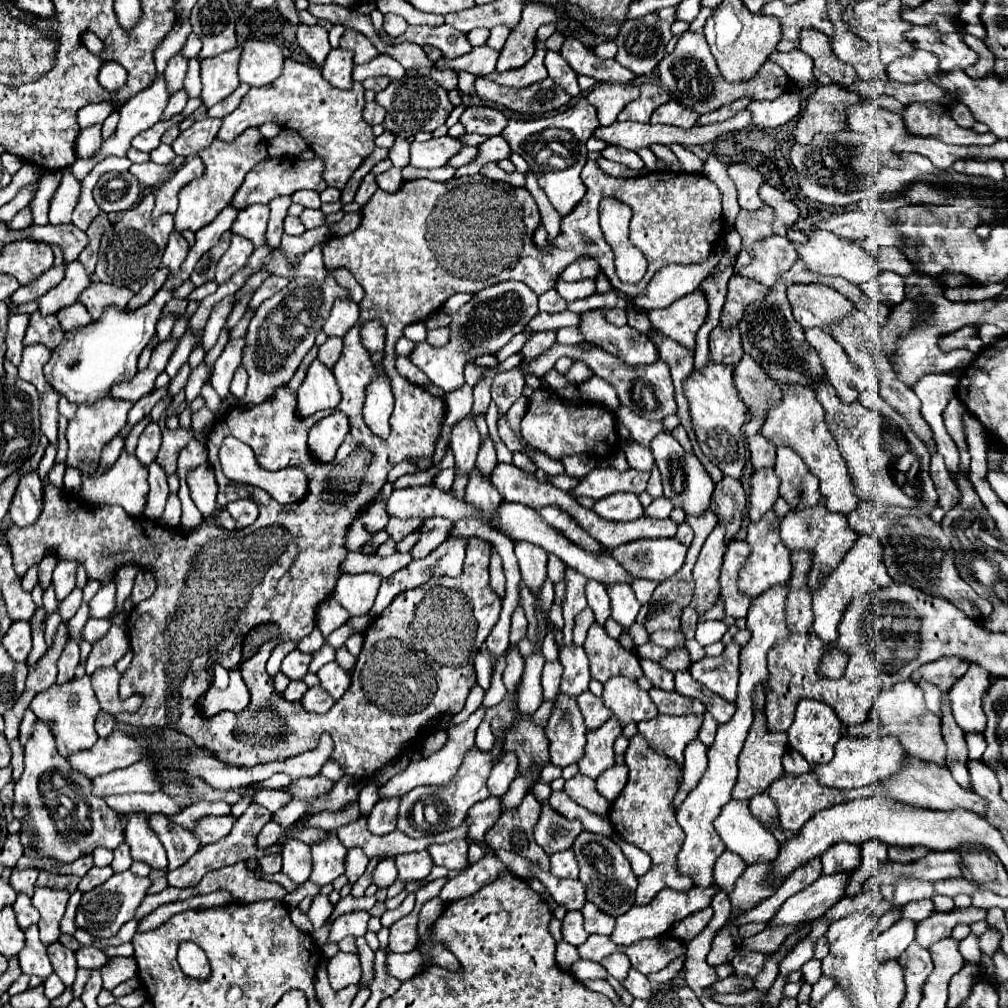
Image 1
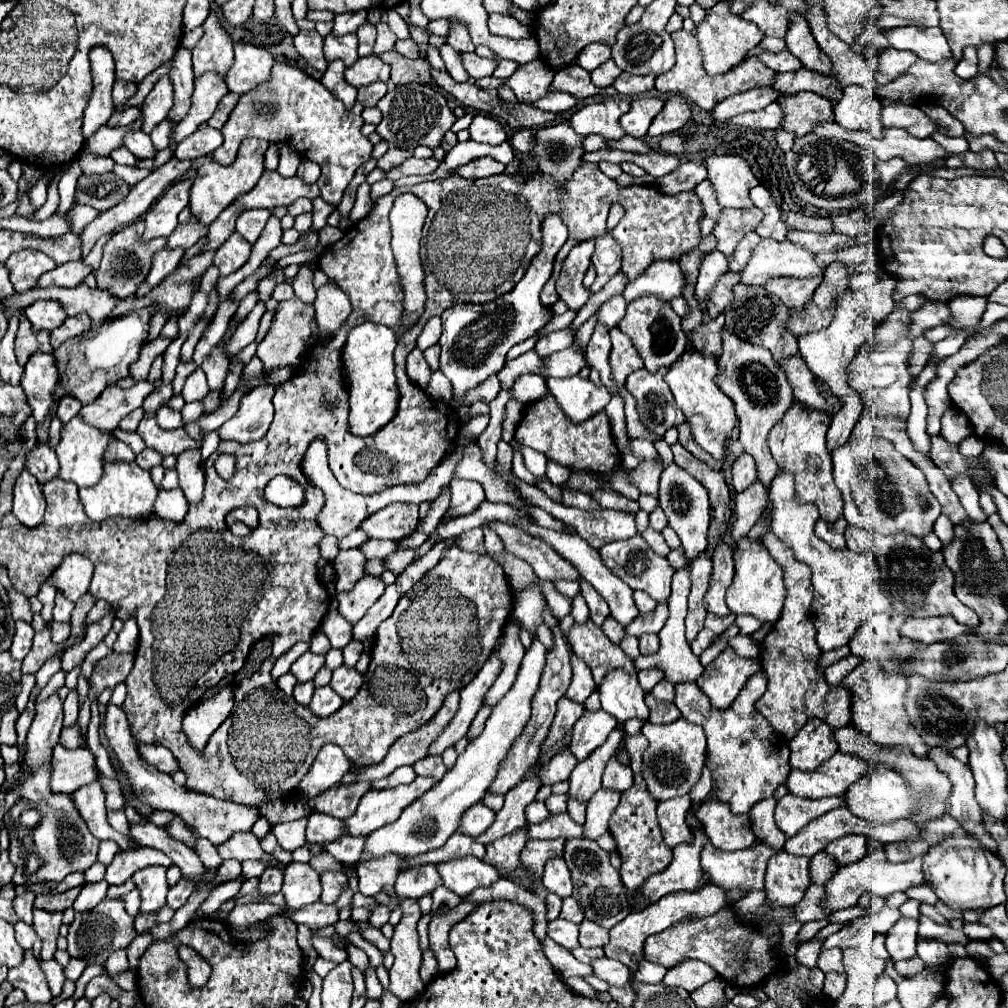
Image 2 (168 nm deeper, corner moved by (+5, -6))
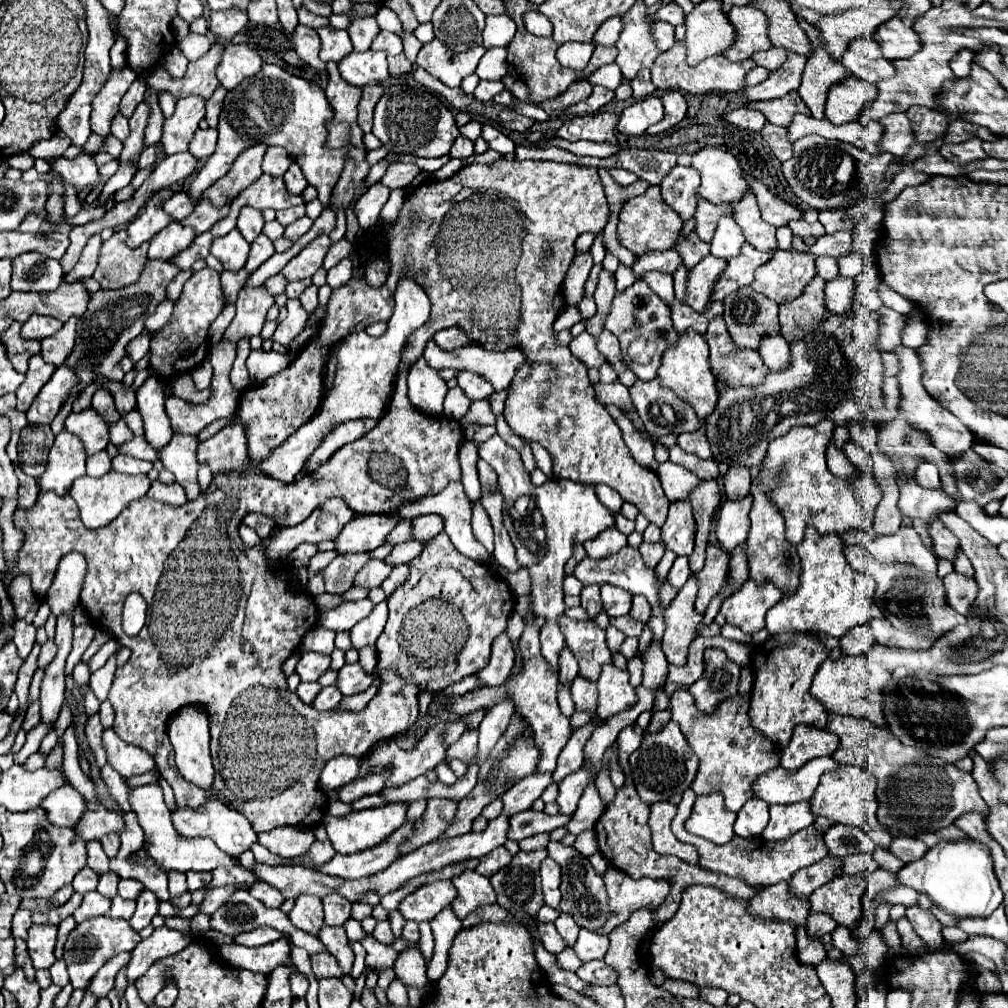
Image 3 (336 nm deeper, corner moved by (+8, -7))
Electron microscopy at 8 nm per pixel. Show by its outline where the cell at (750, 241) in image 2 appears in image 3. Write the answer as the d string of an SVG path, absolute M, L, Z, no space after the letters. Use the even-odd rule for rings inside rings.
M723 217L717 223L715 237L711 241L711 255L719 259L731 259L741 253L741 245L745 243L745 237L741 233L741 227L735 223L733 217Z

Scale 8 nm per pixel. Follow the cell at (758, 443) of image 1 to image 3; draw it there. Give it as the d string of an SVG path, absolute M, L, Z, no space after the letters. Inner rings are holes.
M729 467L725 473L725 493L729 499L741 499L749 495L751 473L747 467Z

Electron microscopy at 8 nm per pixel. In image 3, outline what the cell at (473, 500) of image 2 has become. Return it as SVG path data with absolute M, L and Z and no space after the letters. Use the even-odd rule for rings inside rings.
M423 515L423 517L413 519L413 527L415 527L413 539L429 541L443 531L443 517L441 515Z

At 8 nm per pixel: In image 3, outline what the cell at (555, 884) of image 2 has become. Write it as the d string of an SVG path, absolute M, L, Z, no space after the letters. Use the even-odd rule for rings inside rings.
M547 857L541 863L541 877L543 877L543 897L545 903L553 909L559 909L559 901L561 901L561 891L559 891L559 883L561 883L561 867Z

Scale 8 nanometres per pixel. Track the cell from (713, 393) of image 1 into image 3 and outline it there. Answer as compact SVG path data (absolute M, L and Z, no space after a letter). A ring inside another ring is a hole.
M695 331L683 333L683 335L679 335L677 345L669 347L663 353L663 363L661 363L661 369L657 371L661 383L695 409L699 423L703 423L705 417L709 413L713 413L713 409L719 401L719 393L717 393L717 387L715 387L713 375L709 373L709 363L707 363L709 355L707 353L709 353L707 341L699 333L695 333Z

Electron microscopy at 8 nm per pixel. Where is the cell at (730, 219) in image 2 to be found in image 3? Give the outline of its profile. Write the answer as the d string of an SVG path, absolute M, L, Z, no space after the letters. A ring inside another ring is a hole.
M699 199L699 205L697 205L697 211L695 211L695 219L697 219L697 225L695 225L695 233L699 235L701 241L705 243L711 243L713 239L713 233L717 229L717 221L721 217L733 217L733 207L731 205L713 205L705 199Z

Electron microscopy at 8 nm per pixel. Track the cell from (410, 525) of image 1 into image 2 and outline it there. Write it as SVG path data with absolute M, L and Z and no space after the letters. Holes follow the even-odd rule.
M366 540L362 546L360 546L362 554L366 560L372 560L372 558L386 558L388 554L396 552L396 542L392 540Z

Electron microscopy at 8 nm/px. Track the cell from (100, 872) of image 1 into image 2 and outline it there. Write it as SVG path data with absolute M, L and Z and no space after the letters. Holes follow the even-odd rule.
M104 880L94 882L94 884L84 884L80 896L74 902L74 910L76 912L90 912L92 908L96 908L96 904L100 900L106 898L106 890L108 890L108 884Z

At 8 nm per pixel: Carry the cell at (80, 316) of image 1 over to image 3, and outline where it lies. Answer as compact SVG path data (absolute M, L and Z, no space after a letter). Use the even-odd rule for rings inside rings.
M71 317L55 335L41 339L41 355L53 365L63 365L71 355L77 339L79 317Z

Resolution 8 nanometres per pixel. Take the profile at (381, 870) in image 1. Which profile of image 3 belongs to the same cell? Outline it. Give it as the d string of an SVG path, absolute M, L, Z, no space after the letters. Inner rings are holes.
M411 945L407 949L403 949L397 955L397 961L393 965L393 971L397 975L397 979L407 987L417 987L417 989L425 989L429 985L427 979L427 963L425 957L419 949L419 945Z

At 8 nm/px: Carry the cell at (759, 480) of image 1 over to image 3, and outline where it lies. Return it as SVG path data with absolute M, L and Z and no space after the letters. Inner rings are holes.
M747 495L737 501L727 501L719 509L717 517L717 539L731 553L737 545L745 543L745 533L749 529L749 511L753 497Z

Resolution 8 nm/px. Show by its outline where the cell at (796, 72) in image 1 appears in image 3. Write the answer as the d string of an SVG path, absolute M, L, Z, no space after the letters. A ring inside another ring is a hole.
M773 47L769 51L759 51L759 53L753 55L753 61L757 65L769 69L769 71L779 69L785 63L785 59L787 59L787 51L785 49L777 49L777 47Z

